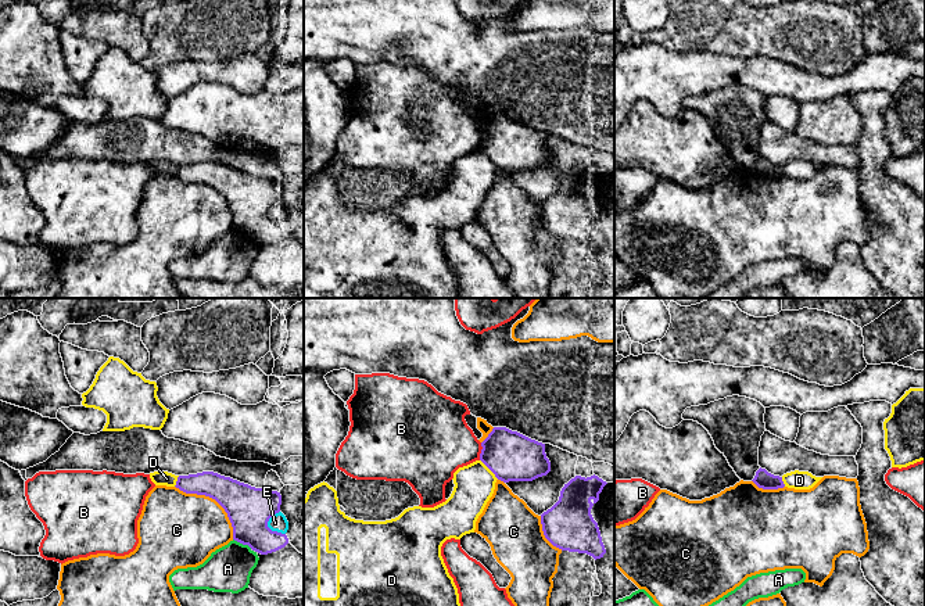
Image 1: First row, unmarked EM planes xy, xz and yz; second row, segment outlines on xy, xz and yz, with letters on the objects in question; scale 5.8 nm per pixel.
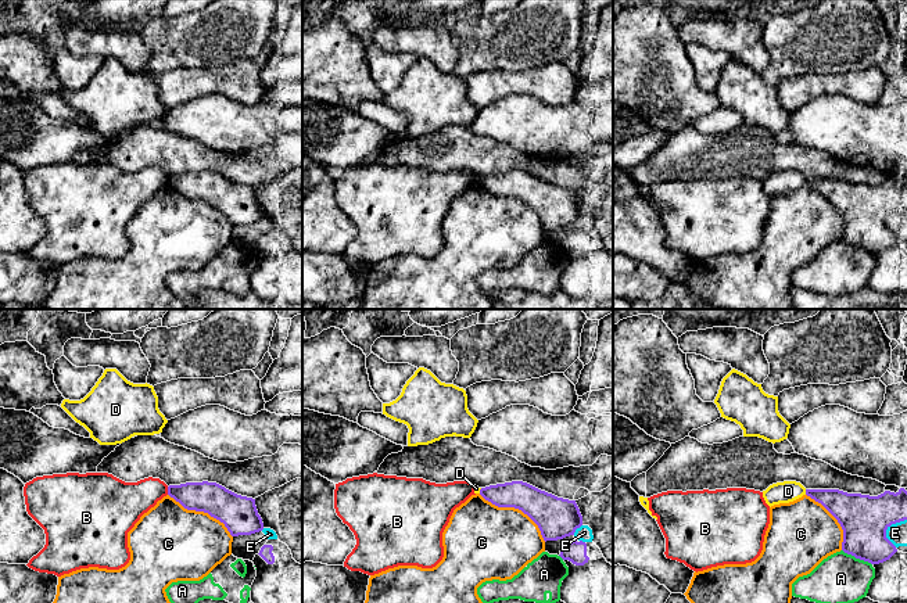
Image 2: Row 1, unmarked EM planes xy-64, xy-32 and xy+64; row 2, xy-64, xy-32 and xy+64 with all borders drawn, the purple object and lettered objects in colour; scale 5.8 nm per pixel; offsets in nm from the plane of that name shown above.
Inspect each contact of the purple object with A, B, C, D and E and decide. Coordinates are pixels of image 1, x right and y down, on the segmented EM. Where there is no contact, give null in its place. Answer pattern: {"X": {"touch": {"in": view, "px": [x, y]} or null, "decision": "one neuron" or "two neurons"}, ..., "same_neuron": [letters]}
{"A": {"touch": {"in": "xy", "px": [244, 544]}, "decision": "two neurons"}, "B": {"touch": {"in": "xz", "px": [481, 451]}, "decision": "two neurons"}, "C": {"touch": {"in": "xy", "px": [214, 498]}, "decision": "two neurons"}, "D": {"touch": {"in": "xz", "px": [488, 468]}, "decision": "two neurons"}, "E": {"touch": {"in": "xy", "px": [266, 526]}, "decision": "two neurons"}, "same_neuron": []}

